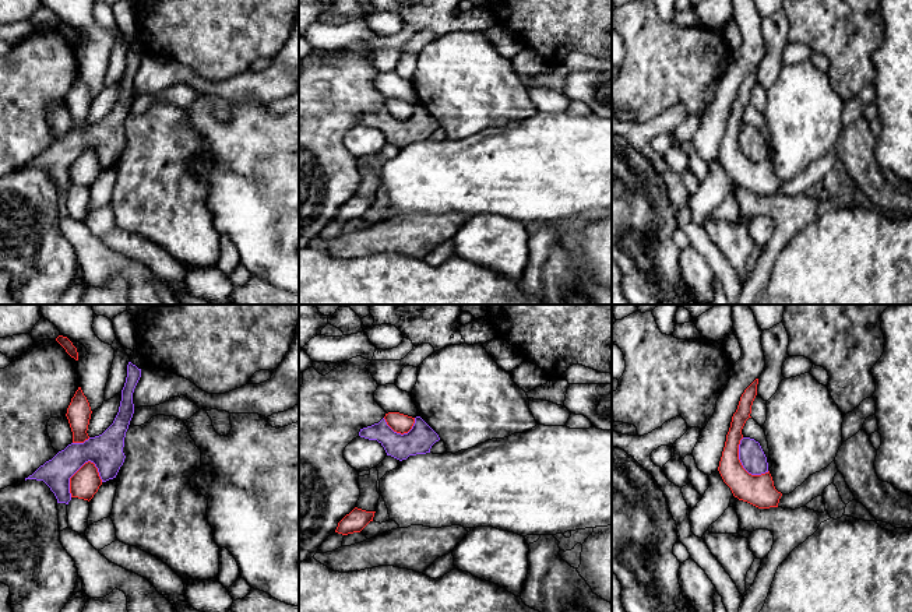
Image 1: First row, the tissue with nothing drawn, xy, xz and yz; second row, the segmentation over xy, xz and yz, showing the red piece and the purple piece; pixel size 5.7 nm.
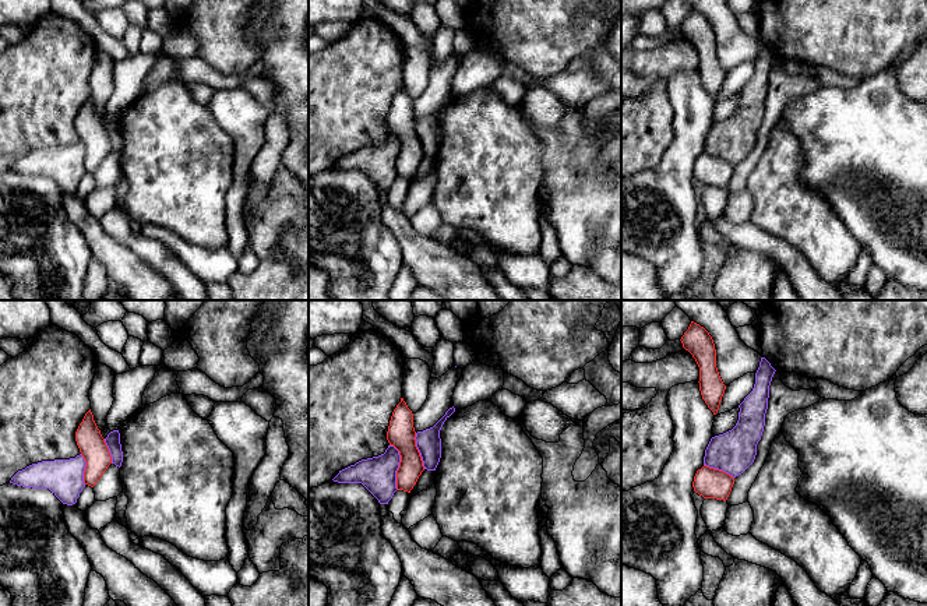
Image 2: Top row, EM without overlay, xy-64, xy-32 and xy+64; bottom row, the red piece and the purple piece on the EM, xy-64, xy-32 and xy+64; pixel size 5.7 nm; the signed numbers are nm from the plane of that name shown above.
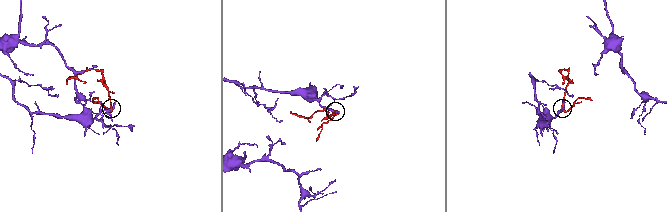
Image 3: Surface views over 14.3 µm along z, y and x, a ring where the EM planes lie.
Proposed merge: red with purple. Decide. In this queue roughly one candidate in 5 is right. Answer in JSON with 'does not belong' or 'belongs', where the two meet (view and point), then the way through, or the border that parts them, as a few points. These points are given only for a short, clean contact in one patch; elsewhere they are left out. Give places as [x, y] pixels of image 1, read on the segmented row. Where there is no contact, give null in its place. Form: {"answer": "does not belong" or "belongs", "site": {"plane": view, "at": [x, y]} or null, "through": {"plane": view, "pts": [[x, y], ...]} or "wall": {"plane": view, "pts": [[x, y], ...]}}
{"answer": "does not belong", "site": {"plane": "xy", "at": [71, 477]}, "wall": {"plane": "xy", "pts": [[92, 461], [87, 461], [70, 478], [70, 496]]}}

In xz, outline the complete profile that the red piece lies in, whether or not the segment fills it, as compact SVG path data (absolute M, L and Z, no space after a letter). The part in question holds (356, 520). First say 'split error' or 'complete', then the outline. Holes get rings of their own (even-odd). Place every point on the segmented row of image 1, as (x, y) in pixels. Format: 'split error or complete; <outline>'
complete; M355 507L338 523L335 532L342 535L360 532L370 521L373 521L374 513L376 511L366 511Z

